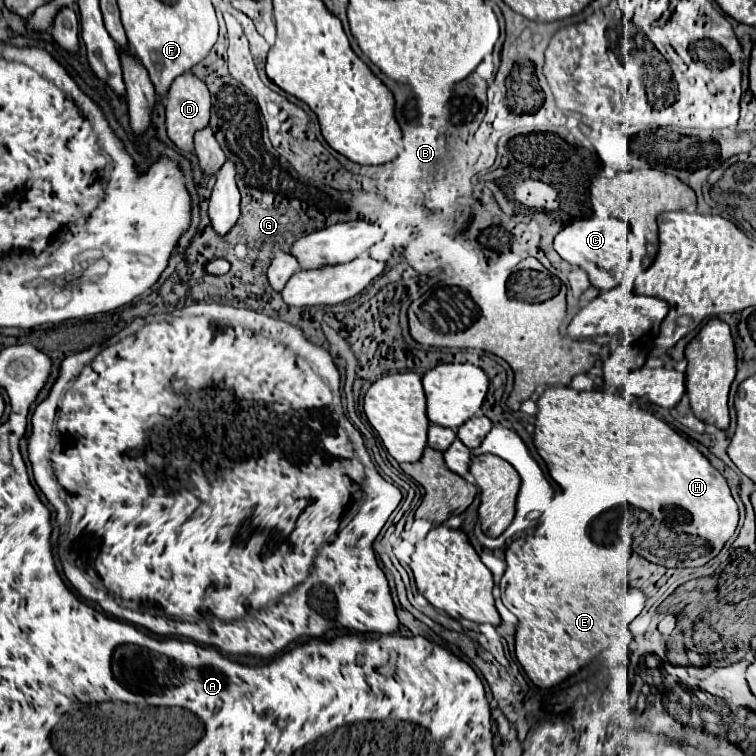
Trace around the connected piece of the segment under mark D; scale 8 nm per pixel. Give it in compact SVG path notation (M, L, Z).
M182 73L172 81L172 87L166 97L166 133L168 139L178 147L178 151L194 153L194 133L204 129L210 121L210 91L202 79L192 73Z

